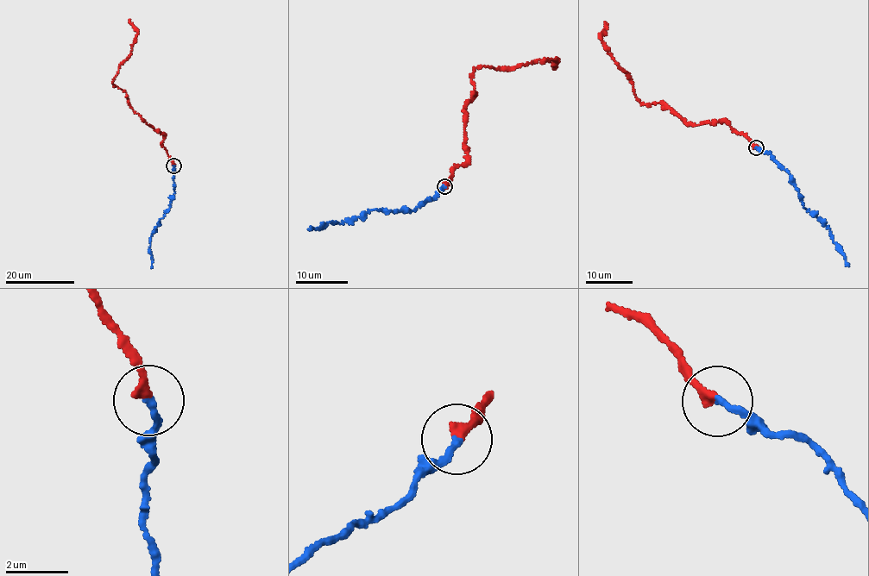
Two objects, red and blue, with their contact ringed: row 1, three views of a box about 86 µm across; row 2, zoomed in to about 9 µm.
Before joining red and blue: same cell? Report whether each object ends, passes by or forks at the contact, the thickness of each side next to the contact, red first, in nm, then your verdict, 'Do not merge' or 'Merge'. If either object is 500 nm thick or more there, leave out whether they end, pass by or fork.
At the ring red ends. At the ring blue ends. Thickness 240 nm (red) against 200 nm. Merge

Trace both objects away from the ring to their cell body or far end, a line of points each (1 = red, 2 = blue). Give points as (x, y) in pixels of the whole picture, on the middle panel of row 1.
1: (443, 187), (452, 167), (467, 161), (463, 109), (475, 94), (473, 71), (553, 59), (555, 67)
2: (443, 187), (431, 200), (410, 210), (402, 209), (393, 212), (370, 209), (359, 216), (309, 228)

